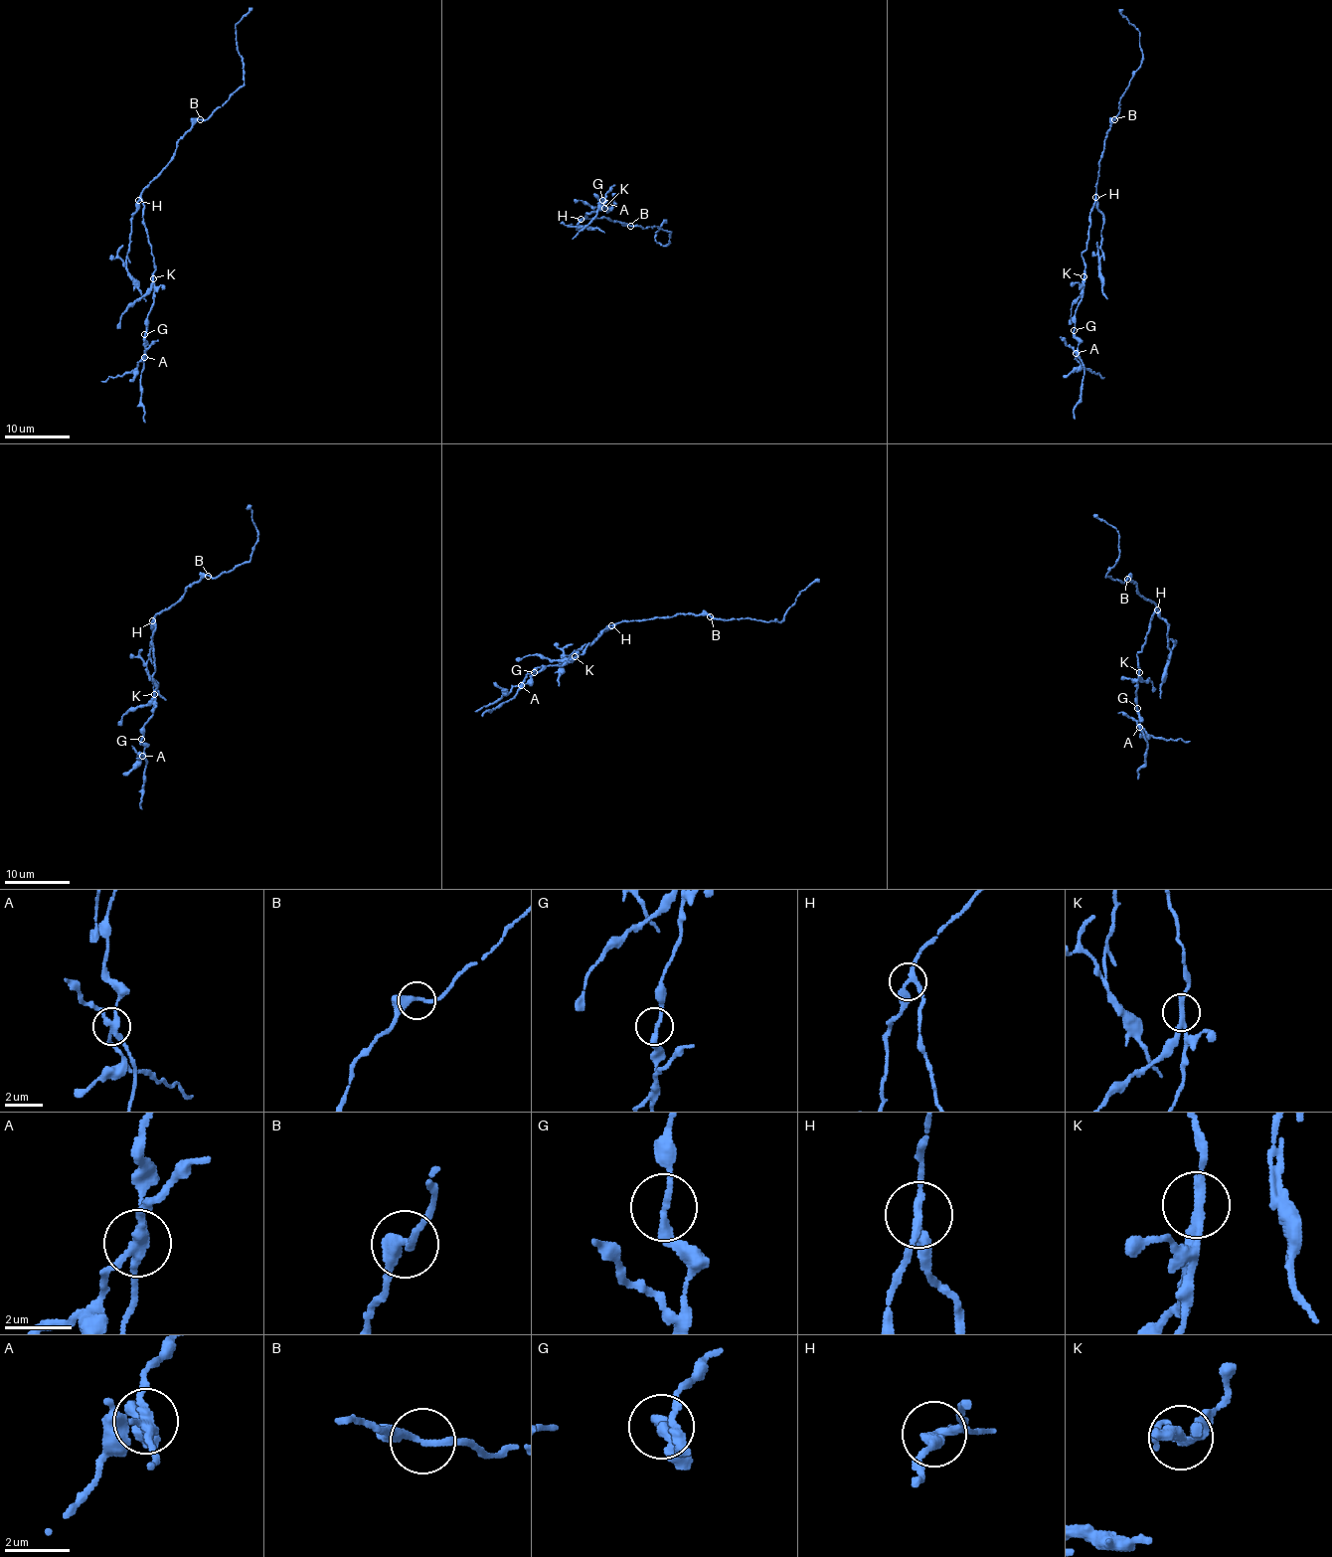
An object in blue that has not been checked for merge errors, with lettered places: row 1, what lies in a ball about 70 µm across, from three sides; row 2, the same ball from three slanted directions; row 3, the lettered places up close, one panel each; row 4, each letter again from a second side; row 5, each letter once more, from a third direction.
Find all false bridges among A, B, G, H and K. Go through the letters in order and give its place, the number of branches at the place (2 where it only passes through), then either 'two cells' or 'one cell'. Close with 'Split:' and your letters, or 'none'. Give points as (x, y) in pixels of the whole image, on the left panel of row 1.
A: at (144, 357); 4 branches meet; two cells
B: at (200, 119); 2 branches meet; one cell
G: at (144, 334); 2 branches meet; one cell
H: at (138, 200); 3 branches meet; two cells
K: at (153, 278); 2 branches meet; two cells
Split: A, H, K

